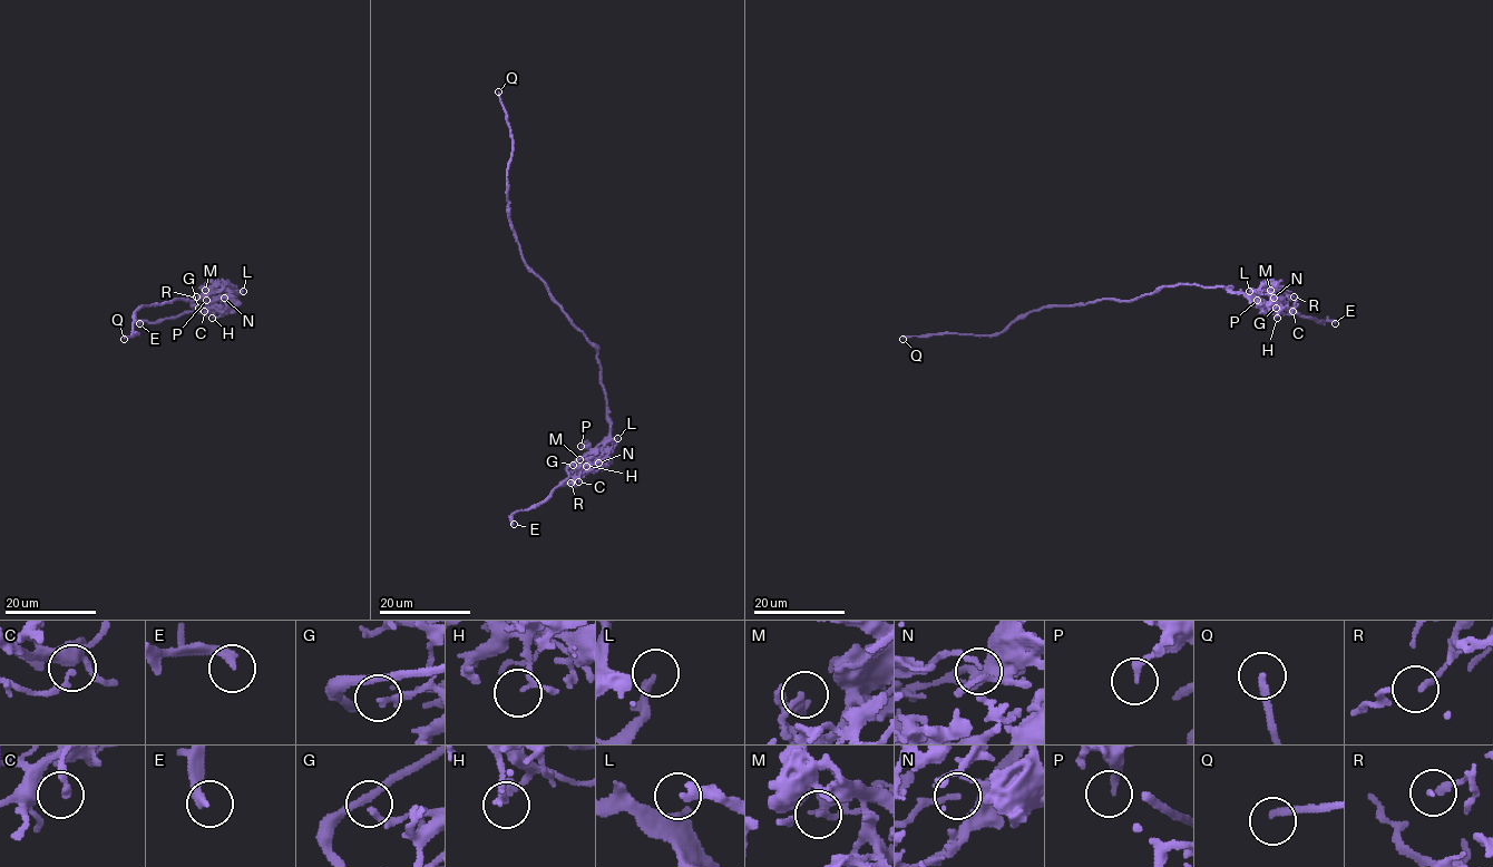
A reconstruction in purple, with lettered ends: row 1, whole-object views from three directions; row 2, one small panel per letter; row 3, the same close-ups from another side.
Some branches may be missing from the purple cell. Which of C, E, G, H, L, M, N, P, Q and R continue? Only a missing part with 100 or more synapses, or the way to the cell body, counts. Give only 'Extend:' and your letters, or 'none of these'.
Extend: E

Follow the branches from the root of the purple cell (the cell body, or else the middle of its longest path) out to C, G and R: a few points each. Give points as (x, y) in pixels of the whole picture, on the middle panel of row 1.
C: (575, 325), (597, 351), (610, 425), (606, 445), (581, 471), (578, 481)
G: (575, 325), (597, 351), (610, 437), (586, 465), (573, 465)
R: (575, 325), (597, 351), (610, 434), (605, 444), (586, 460), (571, 483)

